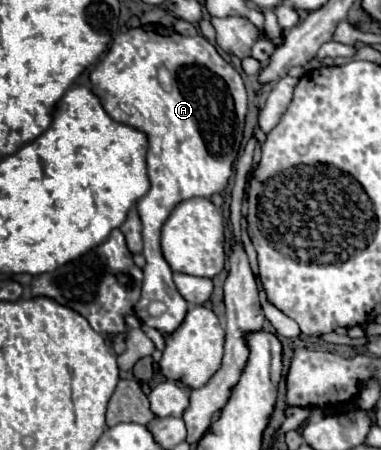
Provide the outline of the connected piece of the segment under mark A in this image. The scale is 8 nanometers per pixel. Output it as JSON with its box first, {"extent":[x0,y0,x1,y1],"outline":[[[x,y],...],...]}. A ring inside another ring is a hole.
{"extent":[91,25,247,335],"outline":[[[143,25],[119,33],[113,39],[107,55],[91,71],[91,87],[115,121],[141,129],[149,139],[147,173],[151,189],[137,201],[143,221],[143,255],[147,259],[137,311],[147,327],[169,335],[169,331],[177,331],[189,305],[177,295],[173,271],[161,255],[161,227],[181,201],[211,197],[229,185],[233,161],[243,139],[247,109],[245,85],[233,65],[203,35],[183,37],[163,25]],[[161,67],[171,73],[171,91],[165,91],[157,79]],[[155,301],[165,305],[161,315],[149,313],[149,305]]]}

